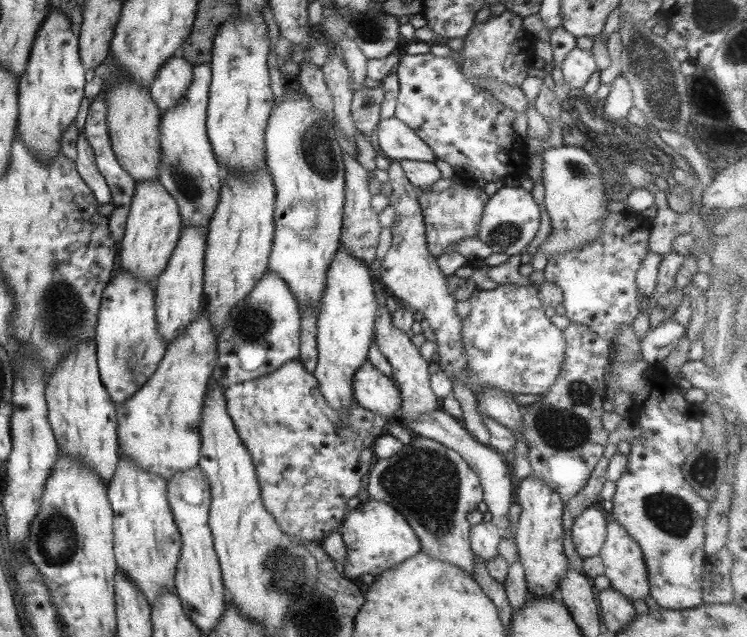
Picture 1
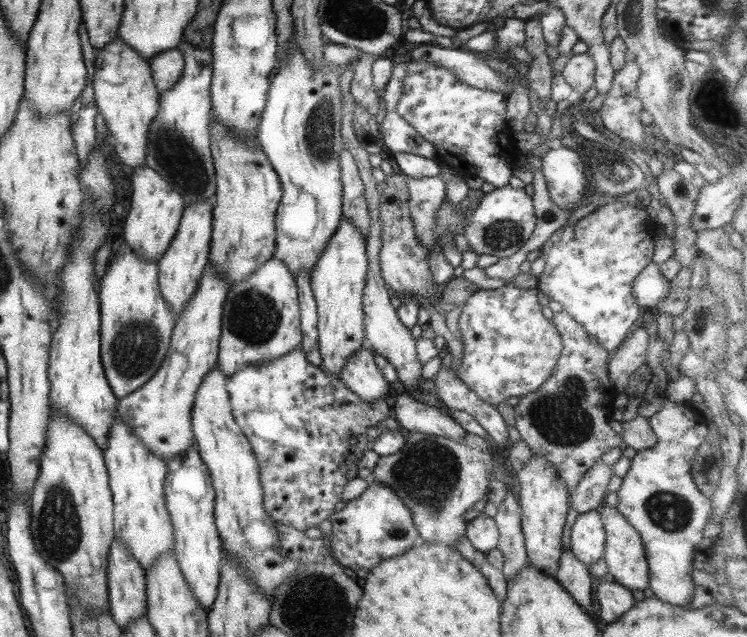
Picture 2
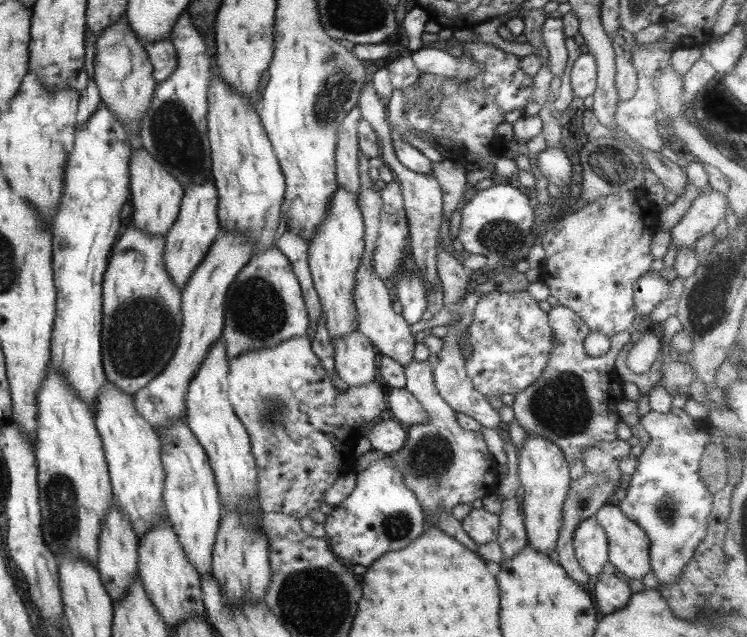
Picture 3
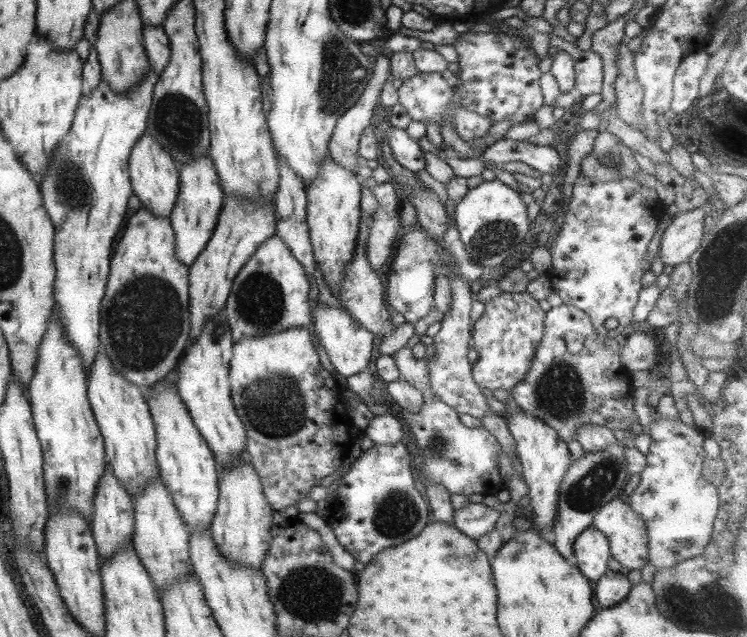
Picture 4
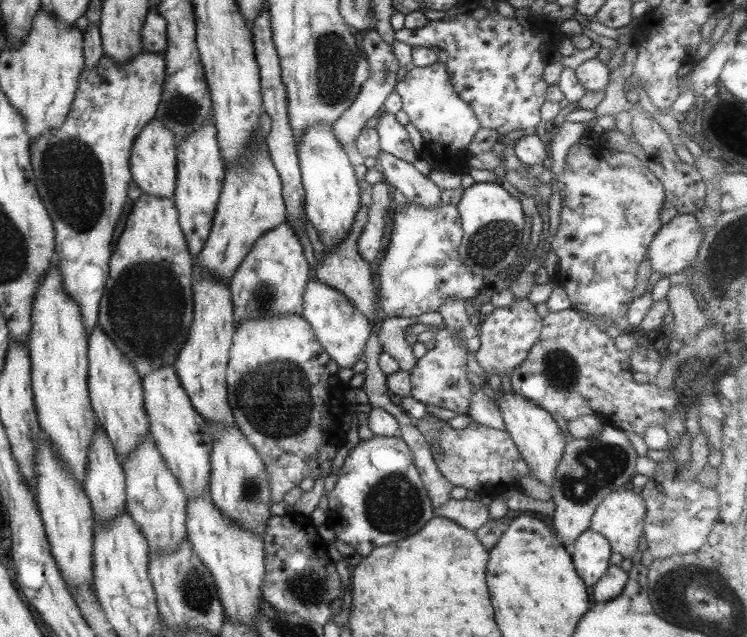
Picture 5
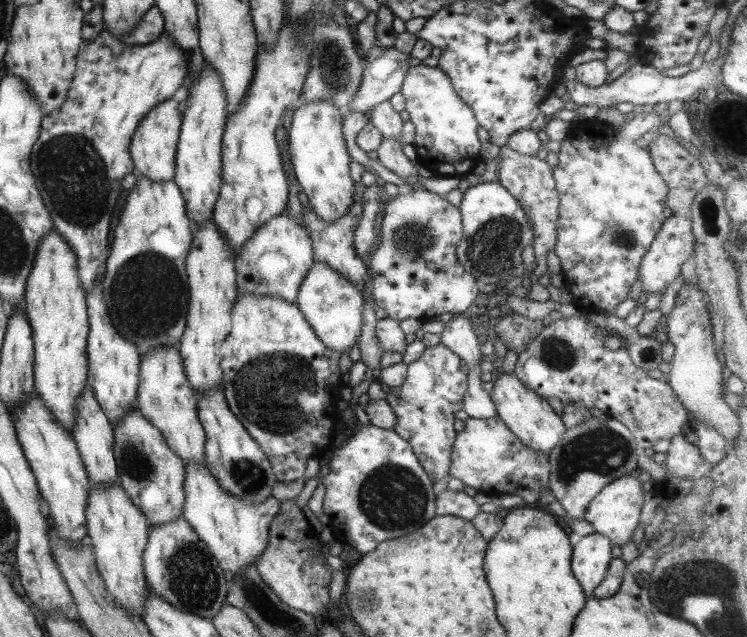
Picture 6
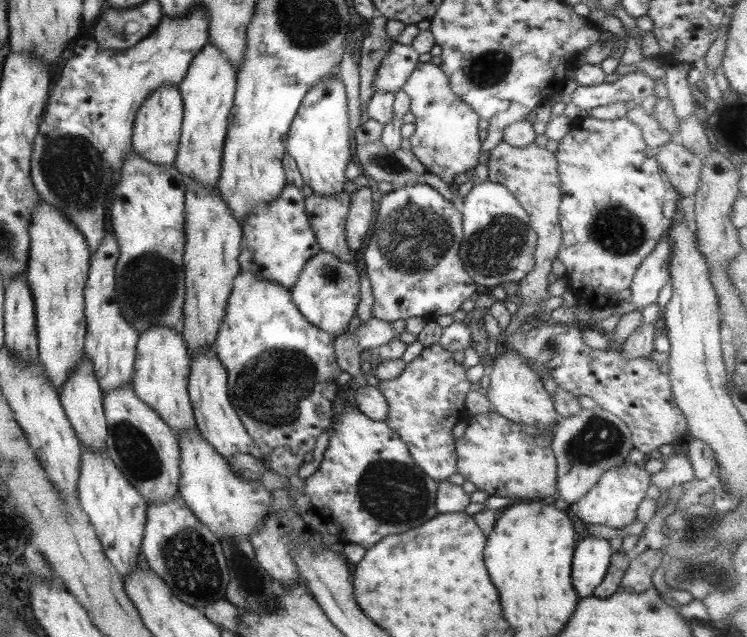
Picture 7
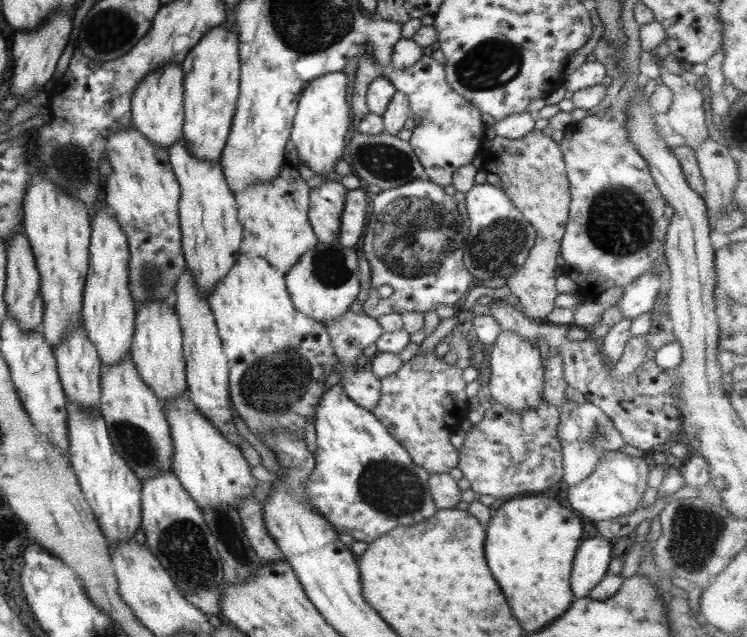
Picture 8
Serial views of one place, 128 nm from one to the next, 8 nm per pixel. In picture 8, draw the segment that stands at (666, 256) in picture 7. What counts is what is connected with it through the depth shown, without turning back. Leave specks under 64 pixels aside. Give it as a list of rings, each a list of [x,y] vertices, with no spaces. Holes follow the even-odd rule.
[[[656,273],[641,274],[634,282],[623,287],[623,295],[616,302],[620,318],[637,318],[653,306],[659,290],[659,276]]]

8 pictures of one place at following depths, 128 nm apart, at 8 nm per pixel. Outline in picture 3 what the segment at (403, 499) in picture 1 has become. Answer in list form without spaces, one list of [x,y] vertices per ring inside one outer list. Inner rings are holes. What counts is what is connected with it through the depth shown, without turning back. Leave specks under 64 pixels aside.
[[[413,359],[409,365],[405,366],[403,372],[406,378],[404,389],[417,399],[429,417],[425,423],[415,423],[415,425],[407,427],[406,441],[399,450],[389,455],[389,463],[401,474],[405,487],[409,488],[415,495],[415,499],[419,501],[419,507],[423,511],[423,526],[424,529],[427,529],[433,527],[431,515],[437,509],[439,511],[443,509],[449,513],[456,504],[471,503],[476,498],[481,499],[483,496],[495,493],[499,481],[497,479],[498,464],[487,451],[485,441],[479,431],[469,431],[459,427],[455,421],[454,410],[451,410],[451,407],[437,394],[437,389],[433,384],[431,366],[427,361],[419,362]]]

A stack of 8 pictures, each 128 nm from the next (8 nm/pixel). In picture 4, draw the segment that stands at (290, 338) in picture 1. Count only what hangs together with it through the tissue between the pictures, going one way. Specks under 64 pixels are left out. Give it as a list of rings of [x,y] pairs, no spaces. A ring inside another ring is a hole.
[[[271,236],[270,238],[265,239],[258,247],[257,251],[249,258],[248,262],[245,262],[245,265],[237,272],[235,278],[233,278],[233,284],[229,290],[229,294],[226,298],[224,310],[222,311],[222,316],[227,319],[229,326],[229,331],[232,337],[233,343],[242,340],[243,338],[256,338],[256,336],[268,336],[269,334],[276,334],[277,332],[282,332],[287,328],[294,328],[299,326],[300,328],[307,329],[312,325],[311,322],[311,309],[309,307],[309,283],[307,282],[307,277],[305,277],[305,272],[302,270],[301,264],[291,255],[289,247],[281,241],[281,238],[277,236]]]

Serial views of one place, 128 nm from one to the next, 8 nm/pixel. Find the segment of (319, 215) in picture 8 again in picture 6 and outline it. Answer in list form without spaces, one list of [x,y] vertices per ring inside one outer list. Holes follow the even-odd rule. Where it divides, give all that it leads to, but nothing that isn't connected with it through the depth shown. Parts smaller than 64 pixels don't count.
[[[351,204],[348,212],[342,214],[340,218],[328,223],[324,222],[324,219],[320,218],[318,214],[315,214],[308,205],[306,208],[302,208],[302,212],[301,218],[303,219],[303,224],[305,224],[309,231],[309,239],[311,239],[313,261],[327,264],[332,270],[341,274],[341,277],[345,277],[349,283],[353,283],[355,289],[362,294],[366,280],[366,266],[360,258],[356,256],[353,246],[353,232],[357,227],[362,212],[360,204]]]

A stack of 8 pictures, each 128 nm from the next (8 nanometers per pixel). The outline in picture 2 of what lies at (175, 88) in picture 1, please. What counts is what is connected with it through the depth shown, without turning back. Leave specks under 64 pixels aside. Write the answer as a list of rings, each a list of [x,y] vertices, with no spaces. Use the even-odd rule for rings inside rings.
[[[175,48],[159,51],[151,57],[148,65],[153,77],[153,85],[159,94],[177,83],[185,64],[181,52]]]

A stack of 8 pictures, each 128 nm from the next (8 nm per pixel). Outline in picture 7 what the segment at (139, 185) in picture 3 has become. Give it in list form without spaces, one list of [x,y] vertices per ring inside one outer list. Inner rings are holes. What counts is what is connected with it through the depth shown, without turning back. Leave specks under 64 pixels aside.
[[[161,85],[147,95],[133,121],[131,146],[139,157],[155,164],[173,166],[181,134],[183,103],[175,85]]]

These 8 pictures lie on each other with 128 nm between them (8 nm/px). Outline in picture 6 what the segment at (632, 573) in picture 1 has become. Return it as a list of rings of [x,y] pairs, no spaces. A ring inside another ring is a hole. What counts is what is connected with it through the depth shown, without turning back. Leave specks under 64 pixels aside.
[[[625,475],[606,486],[591,499],[585,509],[584,519],[592,526],[597,534],[606,536],[611,544],[623,546],[632,539],[634,530],[639,524],[639,512],[643,506],[644,490],[642,483],[634,476]]]

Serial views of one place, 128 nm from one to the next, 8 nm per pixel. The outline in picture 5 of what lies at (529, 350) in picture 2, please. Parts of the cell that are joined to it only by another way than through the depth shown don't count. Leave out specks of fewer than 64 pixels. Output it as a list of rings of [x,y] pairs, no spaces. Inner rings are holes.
[[[515,298],[509,306],[495,307],[489,314],[483,316],[484,322],[479,328],[480,347],[474,352],[475,360],[482,370],[485,380],[496,373],[498,378],[511,374],[533,347],[540,336],[543,326],[542,318],[536,312],[535,305],[526,298]]]

